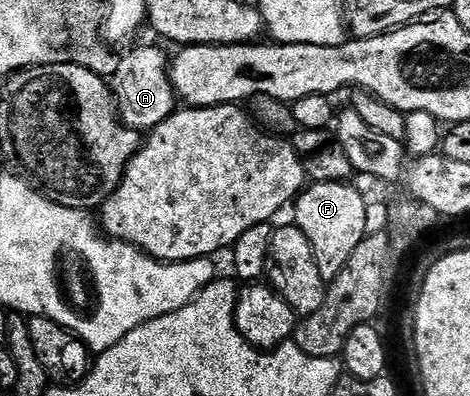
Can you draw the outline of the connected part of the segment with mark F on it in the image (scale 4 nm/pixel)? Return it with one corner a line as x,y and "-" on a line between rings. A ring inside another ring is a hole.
350,182
341,183
314,183
306,188
294,200
295,207
294,226
309,237
309,245
313,245
313,253
317,261
317,269
321,269
321,277
325,280
337,278
341,269
353,257
357,245
366,239
367,229
367,204
368,200
357,188
351,187

